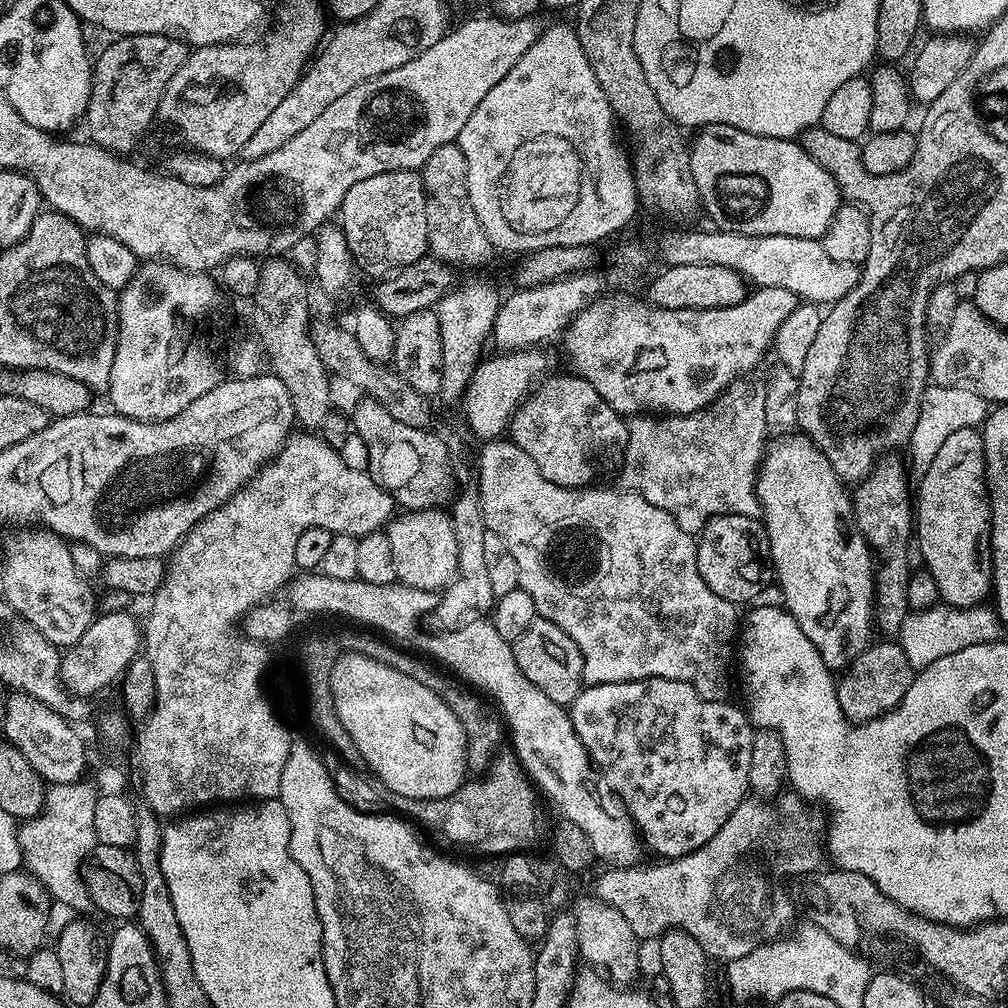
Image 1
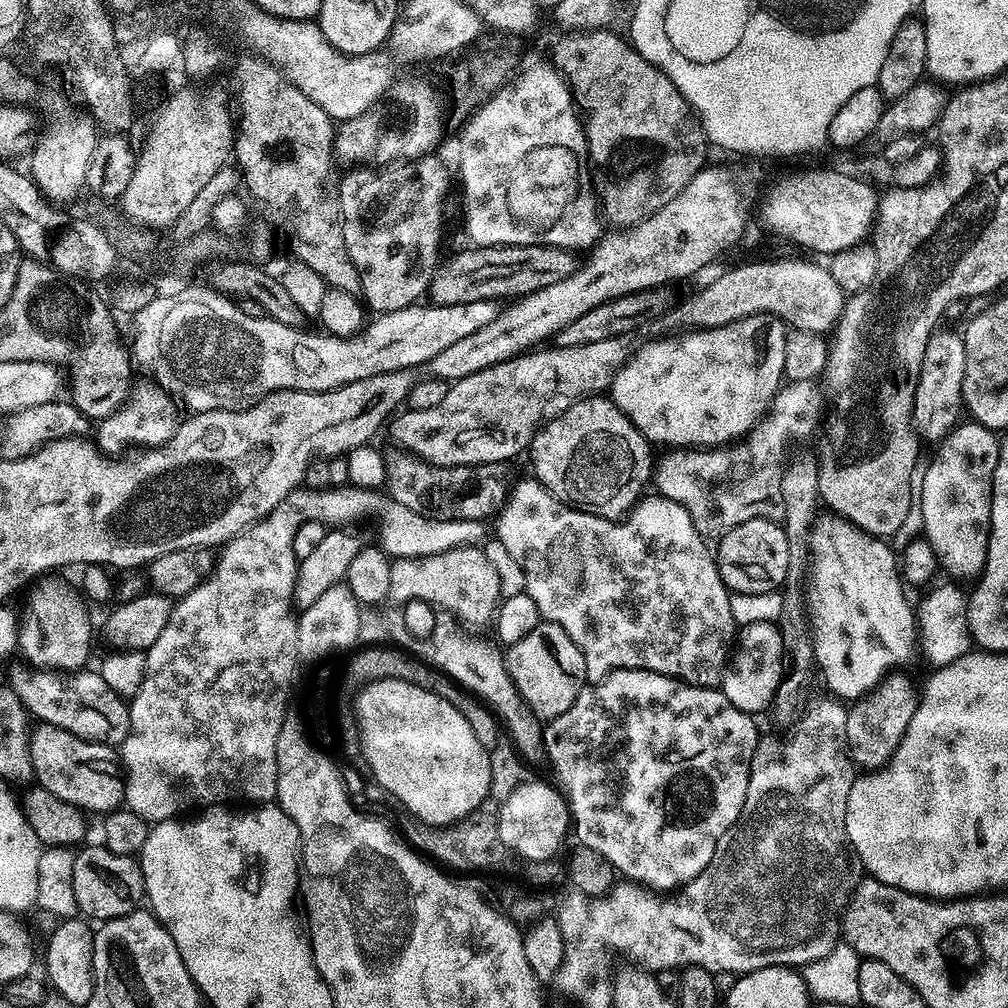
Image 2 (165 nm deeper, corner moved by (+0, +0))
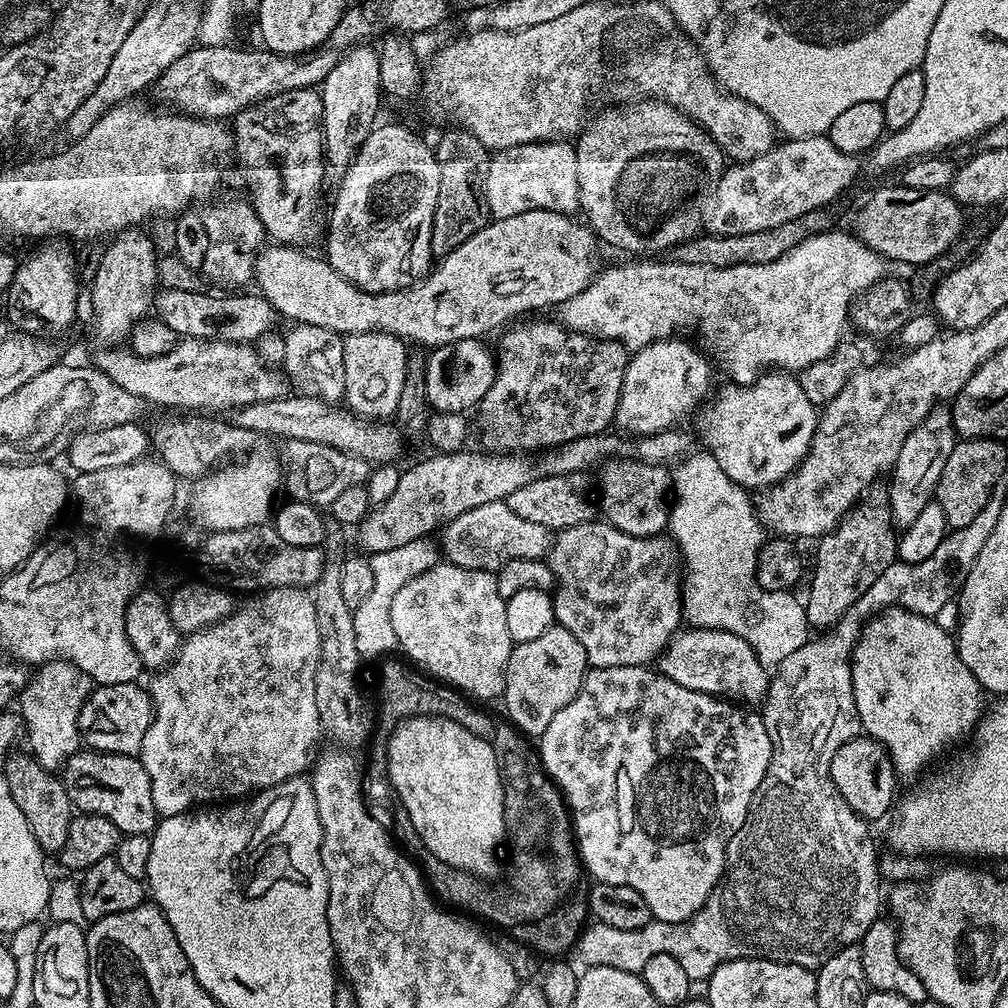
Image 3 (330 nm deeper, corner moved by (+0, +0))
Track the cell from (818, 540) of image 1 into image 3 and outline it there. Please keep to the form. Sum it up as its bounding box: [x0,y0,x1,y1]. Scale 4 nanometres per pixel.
[851,608,985,777]

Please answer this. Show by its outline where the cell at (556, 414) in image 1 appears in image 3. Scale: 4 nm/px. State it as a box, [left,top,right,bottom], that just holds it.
[598,458,670,536]

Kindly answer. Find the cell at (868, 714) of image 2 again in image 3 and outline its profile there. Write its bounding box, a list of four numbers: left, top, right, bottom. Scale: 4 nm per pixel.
[830,735,897,822]

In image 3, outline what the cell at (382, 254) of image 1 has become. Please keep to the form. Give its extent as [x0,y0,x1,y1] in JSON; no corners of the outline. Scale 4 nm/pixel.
[326,124,439,293]

